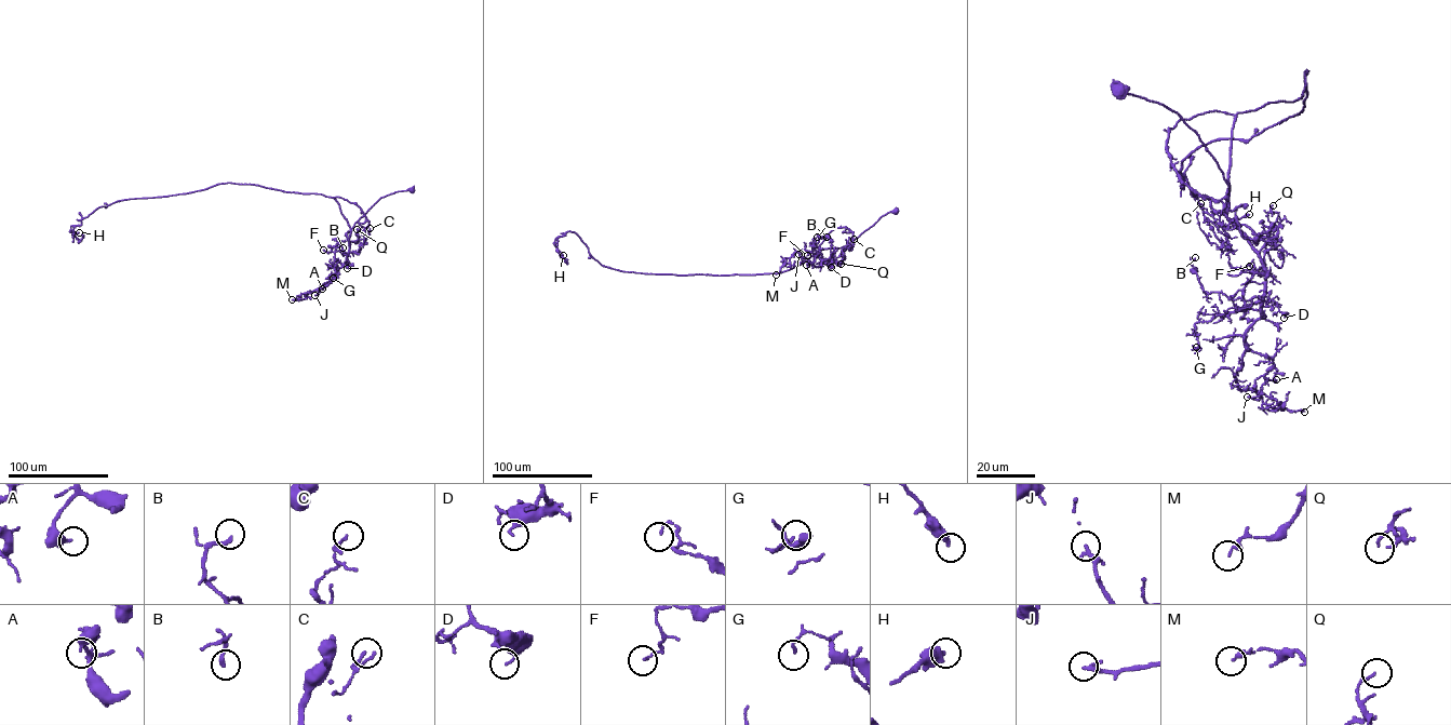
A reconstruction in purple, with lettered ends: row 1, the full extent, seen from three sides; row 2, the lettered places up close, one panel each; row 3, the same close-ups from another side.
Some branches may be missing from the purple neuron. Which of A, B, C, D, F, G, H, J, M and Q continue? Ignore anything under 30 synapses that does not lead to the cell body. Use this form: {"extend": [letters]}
{"extend": []}

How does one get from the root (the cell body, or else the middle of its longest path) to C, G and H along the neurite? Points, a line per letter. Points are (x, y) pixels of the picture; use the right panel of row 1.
C: (1117, 90), (1164, 105), (1196, 134), (1227, 185), (1227, 218), (1265, 274), (1231, 266), (1227, 236), (1200, 203)
G: (1117, 90), (1196, 134), (1265, 273), (1263, 316), (1237, 308), (1198, 322), (1196, 347)
H: (1117, 90), (1196, 134), (1227, 211), (1235, 116), (1306, 70), (1297, 116), (1182, 162), (1249, 214)

